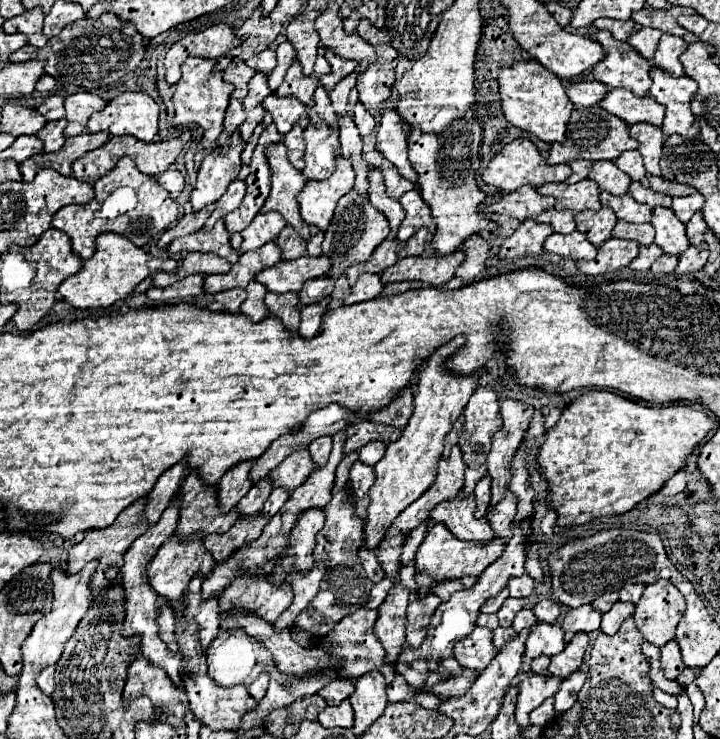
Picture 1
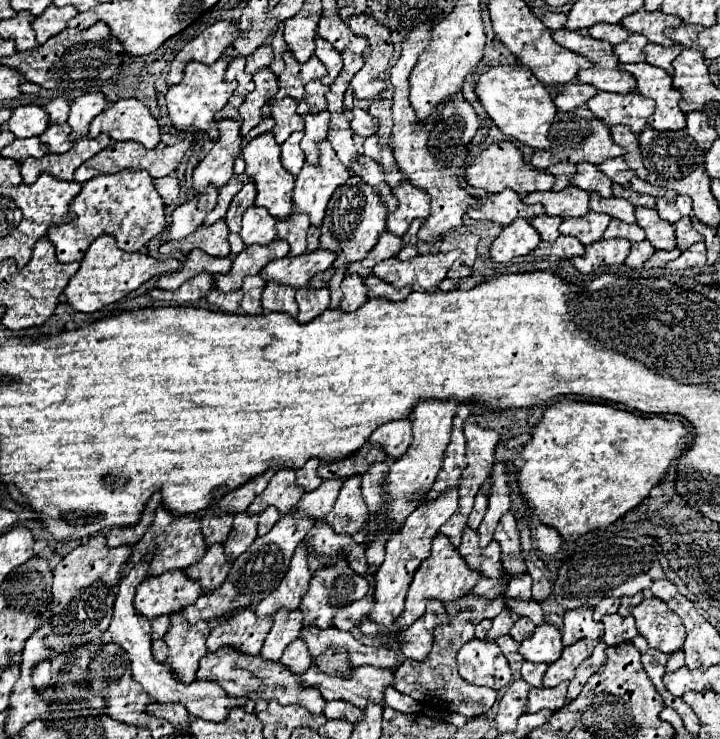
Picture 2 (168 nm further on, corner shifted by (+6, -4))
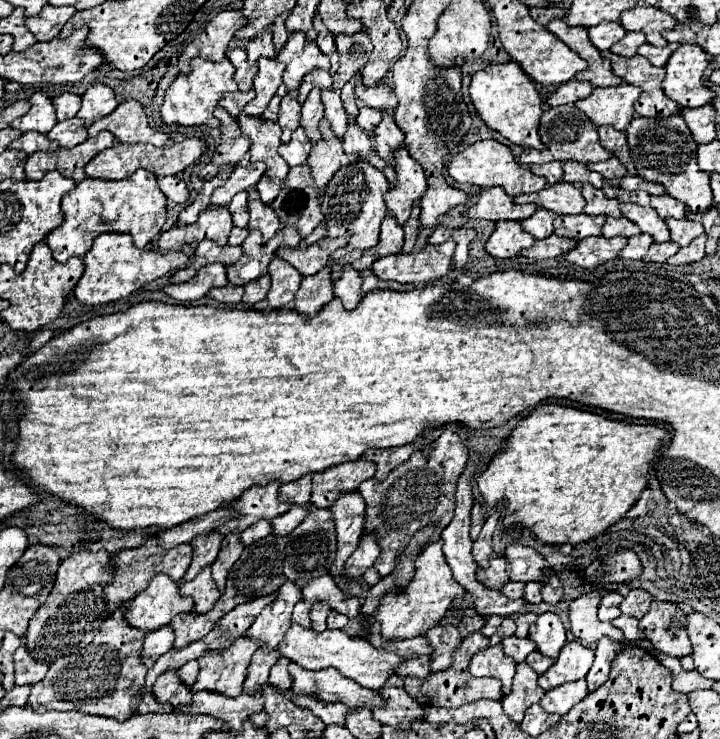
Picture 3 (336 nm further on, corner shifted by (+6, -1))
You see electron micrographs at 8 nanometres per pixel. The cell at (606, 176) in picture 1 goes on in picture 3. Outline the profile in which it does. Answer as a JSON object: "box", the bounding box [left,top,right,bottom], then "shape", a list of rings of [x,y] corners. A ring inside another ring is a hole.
{"box":[562,160,604,188],"shape":[[[566,160],[566,162],[562,162],[562,170],[564,170],[562,180],[574,184],[576,188],[580,188],[580,184],[584,184],[584,182],[588,182],[588,184],[592,184],[596,188],[602,188],[602,180],[604,178],[598,172],[588,170],[586,164],[580,164],[580,162],[574,162],[574,160]]]}

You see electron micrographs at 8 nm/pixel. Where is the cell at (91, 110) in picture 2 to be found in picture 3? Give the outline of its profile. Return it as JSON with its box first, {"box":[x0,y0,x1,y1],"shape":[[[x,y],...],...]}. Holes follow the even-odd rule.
{"box":[76,84,118,126],"shape":[[[94,84],[82,96],[82,108],[76,116],[82,118],[84,124],[90,126],[96,120],[100,120],[100,118],[108,116],[110,112],[114,112],[116,106],[118,106],[118,102],[116,102],[114,90],[106,84]]]}

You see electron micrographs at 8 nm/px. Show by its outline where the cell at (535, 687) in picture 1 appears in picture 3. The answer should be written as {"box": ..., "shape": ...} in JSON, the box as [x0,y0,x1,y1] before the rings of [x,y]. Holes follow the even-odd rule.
{"box":[540,680,588,714],"shape":[[[574,680],[568,682],[560,688],[548,690],[544,694],[544,698],[540,700],[540,706],[546,712],[556,712],[556,714],[566,714],[574,704],[578,704],[582,698],[588,696],[588,688],[586,688],[586,680]]]}

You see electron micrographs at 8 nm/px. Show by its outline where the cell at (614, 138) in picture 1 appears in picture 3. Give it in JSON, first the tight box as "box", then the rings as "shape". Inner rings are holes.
{"box":[518,106,612,166],"shape":[[[576,106],[548,108],[540,116],[538,134],[540,134],[540,140],[542,140],[544,148],[542,150],[524,150],[518,158],[520,164],[526,164],[526,166],[528,164],[544,164],[544,162],[552,162],[552,160],[560,160],[560,162],[576,160],[576,162],[582,162],[582,164],[590,164],[590,162],[604,162],[612,156],[612,152],[602,148],[602,144],[598,140],[596,126]]]}

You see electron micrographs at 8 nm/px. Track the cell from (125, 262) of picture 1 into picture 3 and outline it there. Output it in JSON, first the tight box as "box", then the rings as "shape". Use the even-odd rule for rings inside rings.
{"box":[74,234,188,306],"shape":[[[100,234],[100,238],[94,240],[90,252],[84,256],[86,270],[78,286],[74,288],[74,294],[82,304],[92,304],[92,306],[116,302],[136,292],[144,284],[150,284],[172,270],[184,268],[186,264],[188,264],[188,256],[184,252],[158,254],[152,250],[136,248],[130,234]]]}

